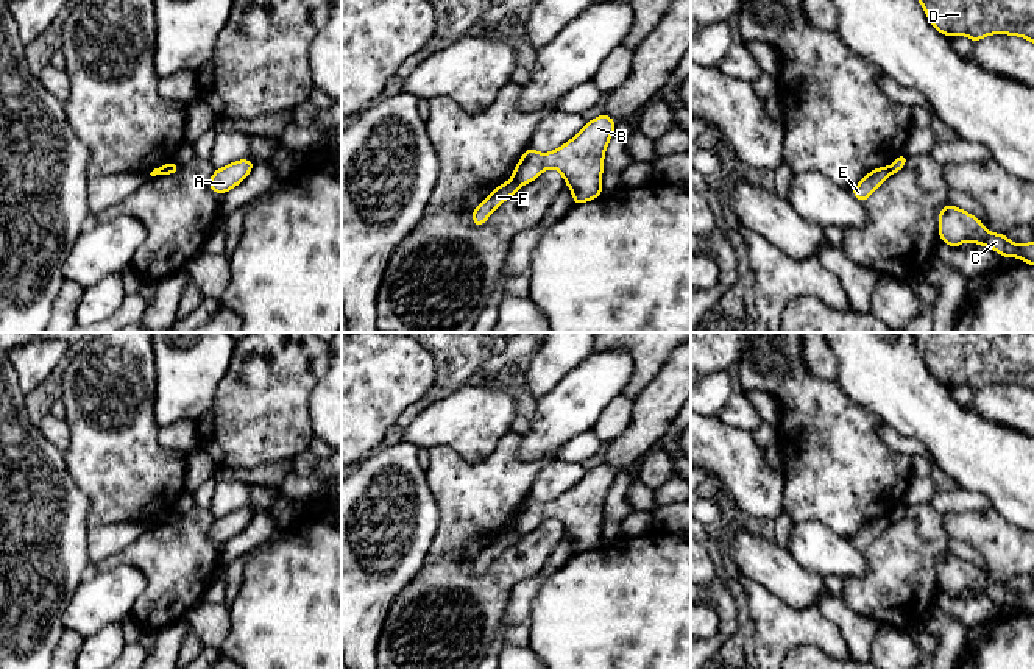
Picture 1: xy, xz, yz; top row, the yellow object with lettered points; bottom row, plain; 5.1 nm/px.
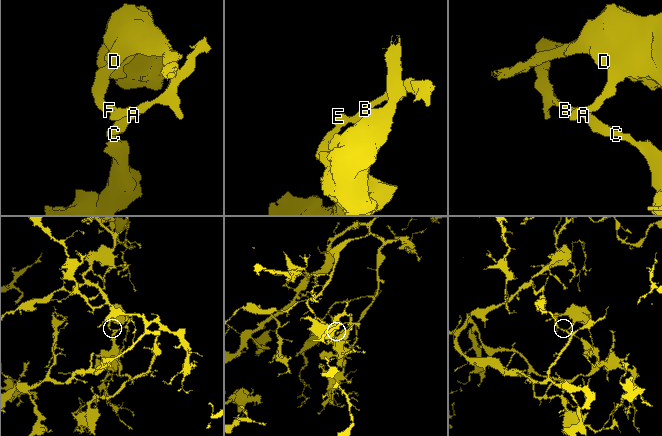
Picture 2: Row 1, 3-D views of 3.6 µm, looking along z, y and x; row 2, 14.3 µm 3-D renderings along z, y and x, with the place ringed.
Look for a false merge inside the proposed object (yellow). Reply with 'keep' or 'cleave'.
cleave

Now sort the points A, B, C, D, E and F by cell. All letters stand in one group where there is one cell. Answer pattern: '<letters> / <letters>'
A B C E / D F

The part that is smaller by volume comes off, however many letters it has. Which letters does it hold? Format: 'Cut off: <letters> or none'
Cut off: D, F

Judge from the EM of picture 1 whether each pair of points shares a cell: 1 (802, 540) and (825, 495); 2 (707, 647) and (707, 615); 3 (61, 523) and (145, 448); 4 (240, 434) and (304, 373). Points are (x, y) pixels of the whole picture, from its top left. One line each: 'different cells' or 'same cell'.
1: different cells
2: different cells
3: different cells
4: same cell

